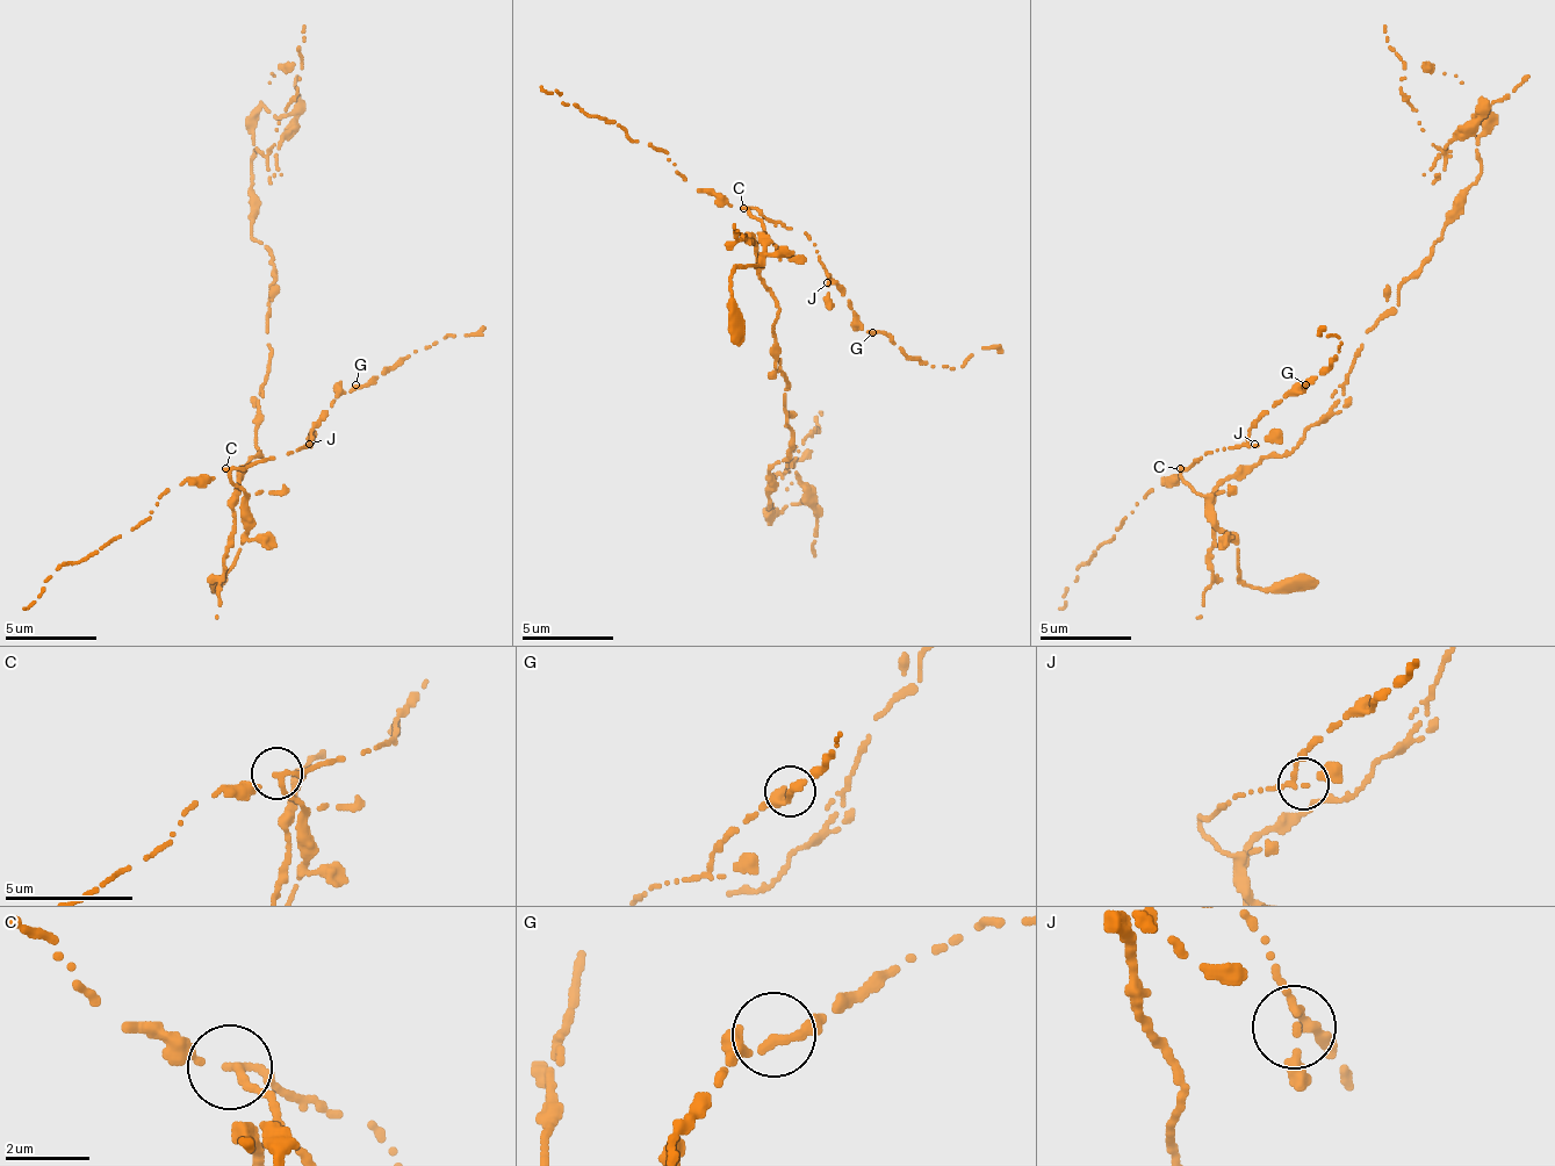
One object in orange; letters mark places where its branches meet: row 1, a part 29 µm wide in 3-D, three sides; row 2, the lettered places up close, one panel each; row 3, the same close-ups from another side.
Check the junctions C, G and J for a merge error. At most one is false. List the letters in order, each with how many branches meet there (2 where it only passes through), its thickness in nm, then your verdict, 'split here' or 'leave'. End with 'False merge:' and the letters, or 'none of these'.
C: branches 3; calibre 160 nm; split here
G: branches 2; calibre 190 nm; leave
J: branches 3; calibre 170 nm; leave
False merge: C

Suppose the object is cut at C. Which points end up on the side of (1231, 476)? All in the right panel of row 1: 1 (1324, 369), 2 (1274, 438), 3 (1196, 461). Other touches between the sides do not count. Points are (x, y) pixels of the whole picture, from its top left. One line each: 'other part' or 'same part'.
1: other part
2: other part
3: other part

